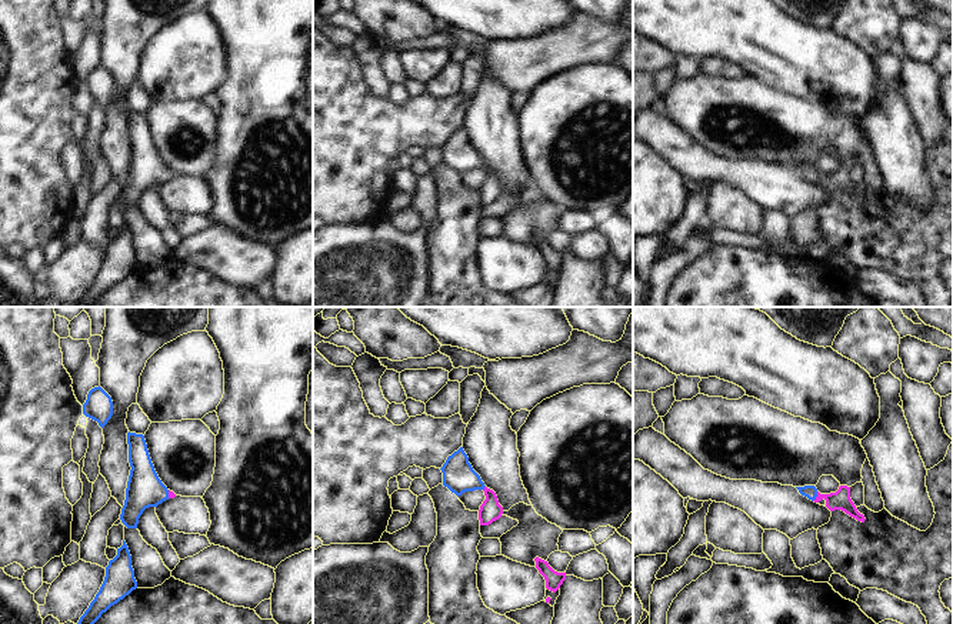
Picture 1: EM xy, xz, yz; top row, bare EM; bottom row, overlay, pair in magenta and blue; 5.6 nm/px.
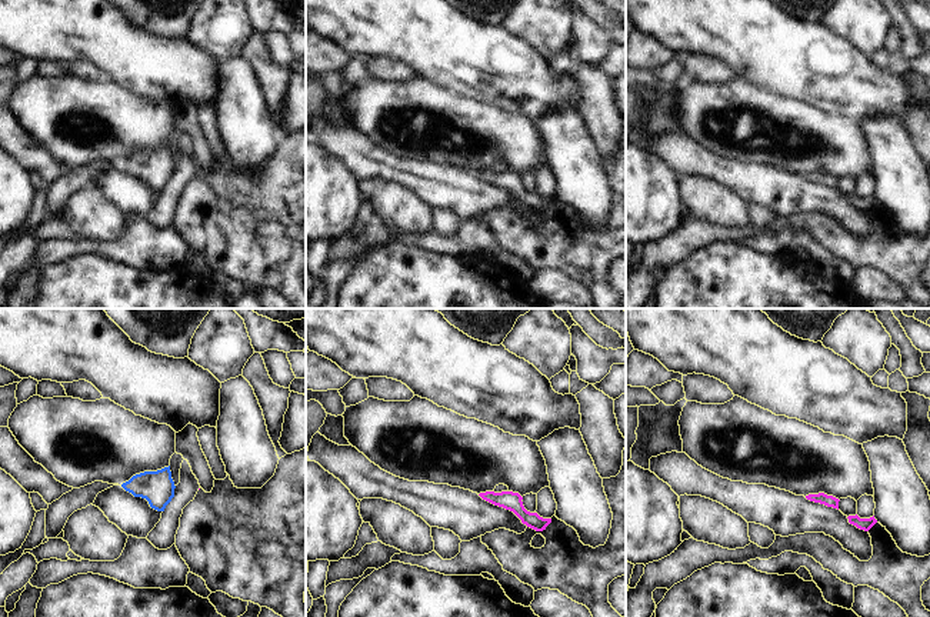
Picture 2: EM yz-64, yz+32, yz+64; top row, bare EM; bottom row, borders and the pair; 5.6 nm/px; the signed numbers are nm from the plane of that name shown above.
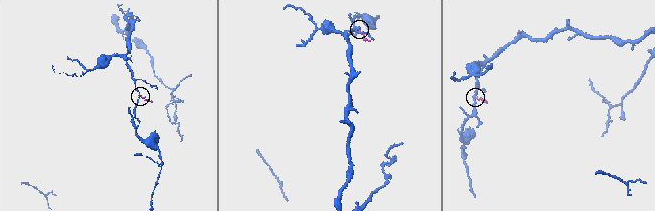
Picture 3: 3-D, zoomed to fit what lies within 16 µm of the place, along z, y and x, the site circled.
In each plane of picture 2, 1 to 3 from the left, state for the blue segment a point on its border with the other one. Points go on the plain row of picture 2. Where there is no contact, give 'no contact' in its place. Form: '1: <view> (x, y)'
1: no contact
2: no contact
3: no contact

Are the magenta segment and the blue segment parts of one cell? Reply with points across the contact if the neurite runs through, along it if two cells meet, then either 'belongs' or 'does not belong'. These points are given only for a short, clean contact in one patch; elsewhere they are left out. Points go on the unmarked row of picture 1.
across yz (840, 180), (817, 176), (810, 172) | belongs

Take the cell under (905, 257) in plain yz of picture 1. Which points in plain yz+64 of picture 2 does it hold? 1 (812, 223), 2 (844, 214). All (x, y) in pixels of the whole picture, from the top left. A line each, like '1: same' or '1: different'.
1: same
2: different

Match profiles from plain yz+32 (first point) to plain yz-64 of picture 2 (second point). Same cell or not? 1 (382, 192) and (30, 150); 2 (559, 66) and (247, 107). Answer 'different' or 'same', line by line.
1: different
2: same

